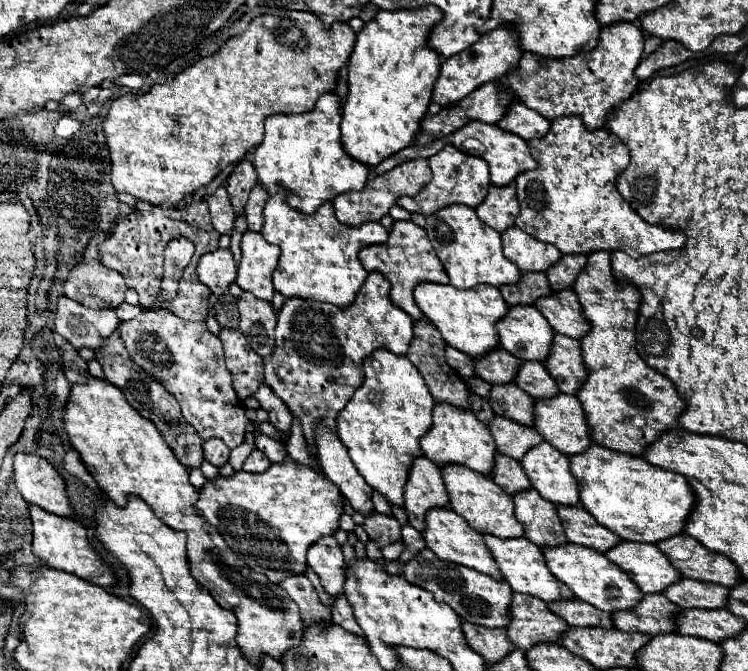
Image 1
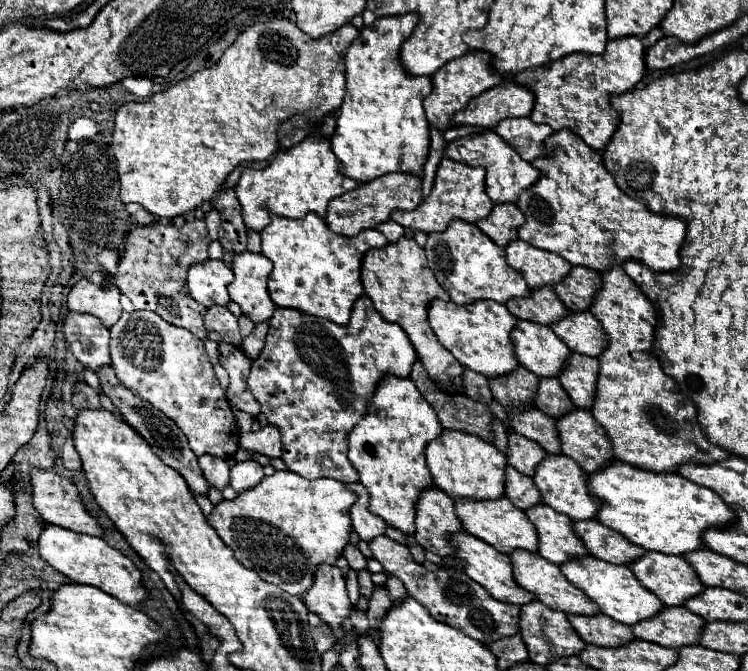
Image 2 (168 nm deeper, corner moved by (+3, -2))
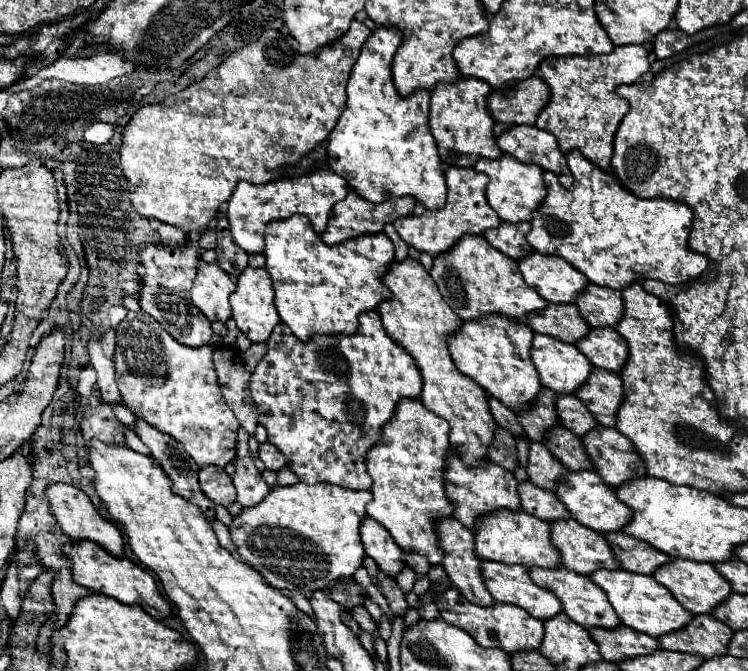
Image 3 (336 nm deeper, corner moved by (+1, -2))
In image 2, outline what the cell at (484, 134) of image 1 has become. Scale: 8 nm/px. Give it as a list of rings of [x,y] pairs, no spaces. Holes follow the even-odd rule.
[[[488,130],[484,134],[474,134],[474,136],[466,137],[452,142],[452,144],[448,144],[446,154],[450,154],[450,150],[454,150],[454,148],[460,146],[458,150],[462,162],[473,167],[481,166],[486,170],[486,194],[490,196],[490,200],[494,204],[506,204],[506,202],[512,202],[514,204],[516,198],[520,196],[520,192],[524,192],[526,186],[532,186],[540,178],[540,172],[530,162],[524,162],[512,150],[512,146],[508,146],[506,142],[502,142],[502,138],[498,138],[496,132]]]

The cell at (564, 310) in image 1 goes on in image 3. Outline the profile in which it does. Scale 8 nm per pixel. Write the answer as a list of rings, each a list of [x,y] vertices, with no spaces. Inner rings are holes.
[[[590,328],[588,334],[576,342],[576,348],[598,368],[618,372],[626,360],[626,342],[618,338],[614,328]]]

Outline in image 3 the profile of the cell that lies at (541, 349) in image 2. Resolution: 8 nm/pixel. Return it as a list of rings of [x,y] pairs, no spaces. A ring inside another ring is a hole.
[[[534,334],[530,356],[542,386],[554,392],[576,392],[592,368],[574,344],[560,342],[548,334]]]

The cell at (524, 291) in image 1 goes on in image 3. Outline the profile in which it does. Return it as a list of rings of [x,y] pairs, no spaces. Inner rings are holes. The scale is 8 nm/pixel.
[[[548,304],[542,310],[530,312],[526,316],[526,322],[534,332],[548,334],[570,344],[588,332],[588,324],[578,314],[576,304]]]

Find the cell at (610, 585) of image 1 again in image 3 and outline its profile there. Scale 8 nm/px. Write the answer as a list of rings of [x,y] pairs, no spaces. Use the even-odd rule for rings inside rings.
[[[602,568],[602,570],[596,570],[594,574],[590,574],[590,580],[608,594],[608,600],[610,600],[614,612],[618,614],[620,622],[624,626],[630,626],[630,628],[642,632],[642,634],[658,638],[662,634],[668,634],[672,630],[686,626],[688,620],[692,618],[692,614],[688,610],[684,610],[676,602],[676,598],[662,584],[658,584],[652,576],[626,572],[622,568],[618,568],[618,570]]]

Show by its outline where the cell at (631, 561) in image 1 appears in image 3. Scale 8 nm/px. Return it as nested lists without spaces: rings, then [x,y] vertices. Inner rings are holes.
[[[672,560],[664,566],[660,566],[654,574],[652,574],[662,586],[666,586],[670,590],[670,594],[692,614],[710,614],[714,610],[716,604],[720,604],[724,598],[728,598],[728,594],[732,592],[730,584],[714,570],[712,564],[706,562],[690,562],[690,560]]]

